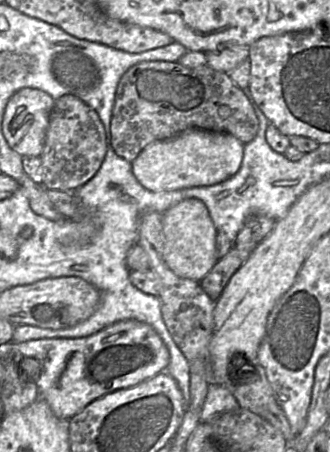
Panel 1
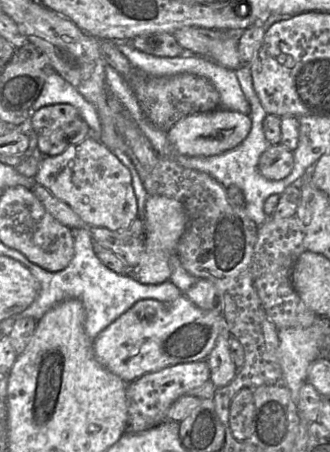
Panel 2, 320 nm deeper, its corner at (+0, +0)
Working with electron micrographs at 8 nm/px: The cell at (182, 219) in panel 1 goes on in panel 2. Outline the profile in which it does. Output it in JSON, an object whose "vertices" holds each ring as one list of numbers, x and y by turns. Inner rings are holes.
{"vertices":[[151,195,145,204,144,240,145,252,135,270,131,273,143,284,161,284,170,280,170,259,177,254,178,242,186,228,186,211,183,204,173,198,161,195]]}

